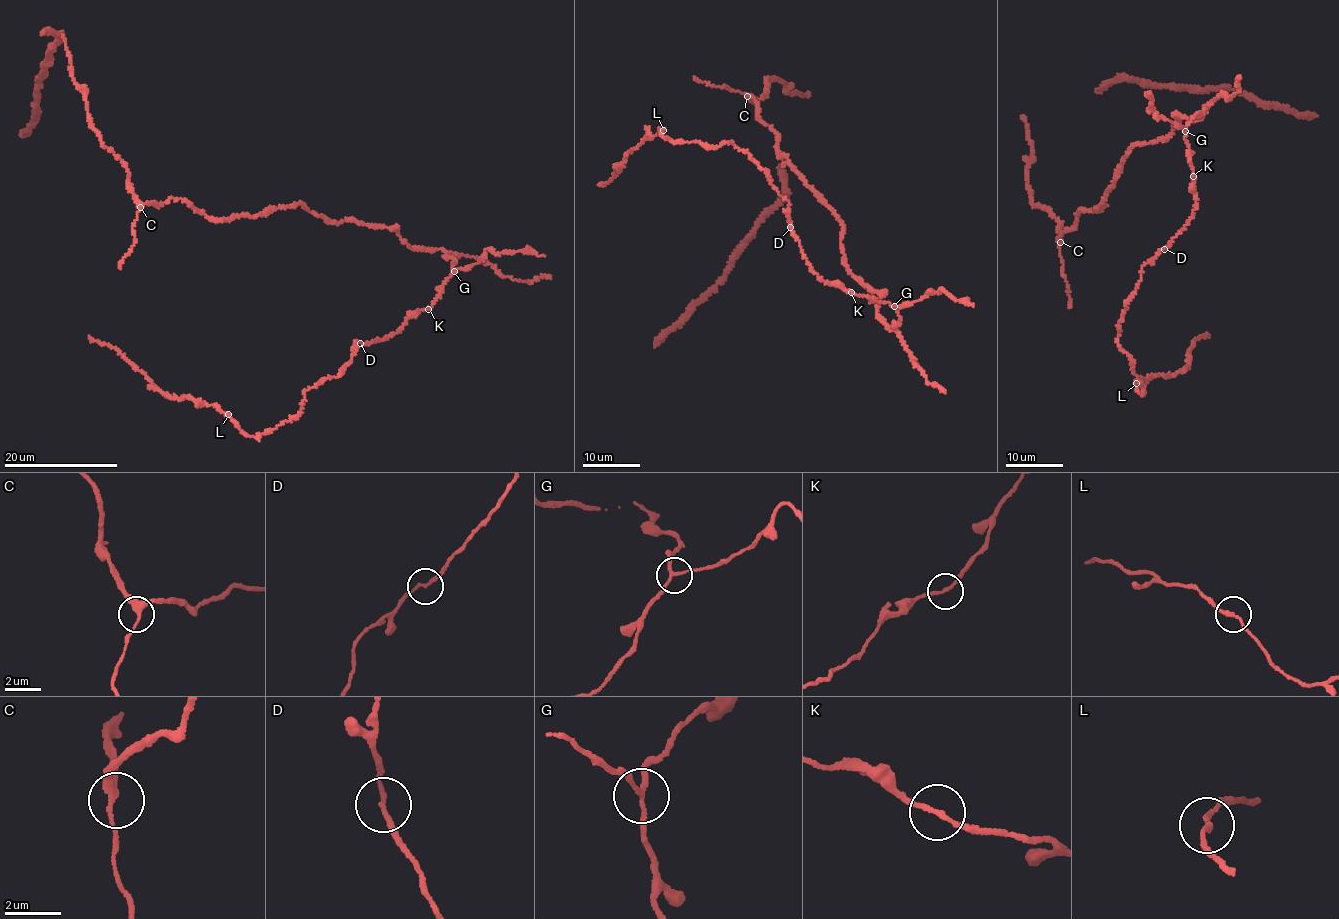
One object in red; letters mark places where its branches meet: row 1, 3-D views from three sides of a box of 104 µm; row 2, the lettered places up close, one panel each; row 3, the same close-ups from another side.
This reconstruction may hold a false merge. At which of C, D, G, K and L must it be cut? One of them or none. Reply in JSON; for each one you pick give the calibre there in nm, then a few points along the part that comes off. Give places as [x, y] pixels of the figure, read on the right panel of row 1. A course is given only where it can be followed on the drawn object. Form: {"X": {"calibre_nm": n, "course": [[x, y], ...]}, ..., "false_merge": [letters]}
{"G": {"calibre_nm": 140, "course": [[1184, 132], [1181, 127], [1158, 116], [1152, 107], [1149, 111], [1149, 94]]}, "false_merge": ["G"]}

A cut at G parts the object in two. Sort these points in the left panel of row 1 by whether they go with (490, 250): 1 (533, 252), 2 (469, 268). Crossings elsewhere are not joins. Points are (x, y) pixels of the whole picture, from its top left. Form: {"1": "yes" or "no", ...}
{"1": "yes", "2": "yes"}

